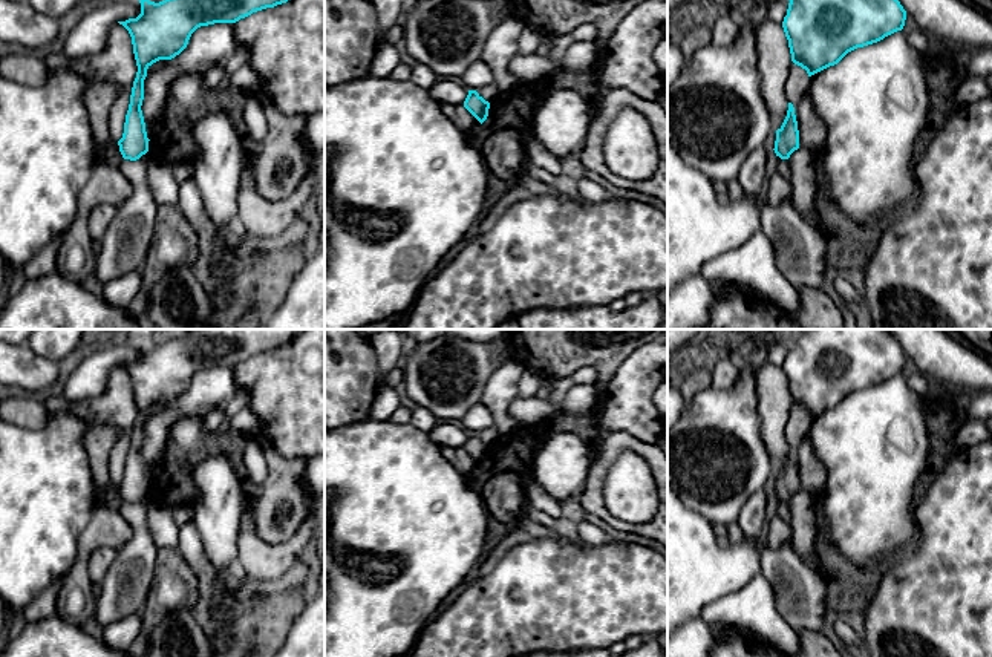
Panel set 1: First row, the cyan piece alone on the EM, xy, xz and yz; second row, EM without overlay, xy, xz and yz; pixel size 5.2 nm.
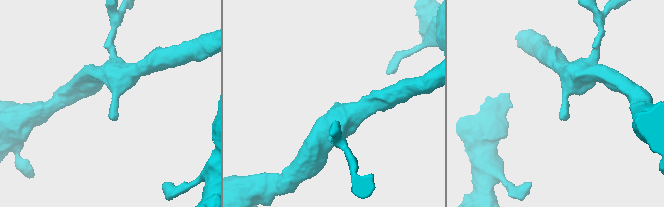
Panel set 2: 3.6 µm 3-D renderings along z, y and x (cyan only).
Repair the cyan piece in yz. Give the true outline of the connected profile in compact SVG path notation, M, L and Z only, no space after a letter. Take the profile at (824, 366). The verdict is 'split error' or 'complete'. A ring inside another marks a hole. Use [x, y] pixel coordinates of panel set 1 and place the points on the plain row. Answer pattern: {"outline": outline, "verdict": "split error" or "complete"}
{"outline": "M798 329L788 340L782 371L791 404L808 420L837 407L848 395L902 374L906 354L888 329Z", "verdict": "complete"}

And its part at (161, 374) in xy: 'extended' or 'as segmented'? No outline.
as segmented

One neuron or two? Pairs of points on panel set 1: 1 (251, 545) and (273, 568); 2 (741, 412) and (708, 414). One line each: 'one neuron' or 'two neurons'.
1: one neuron
2: one neuron

